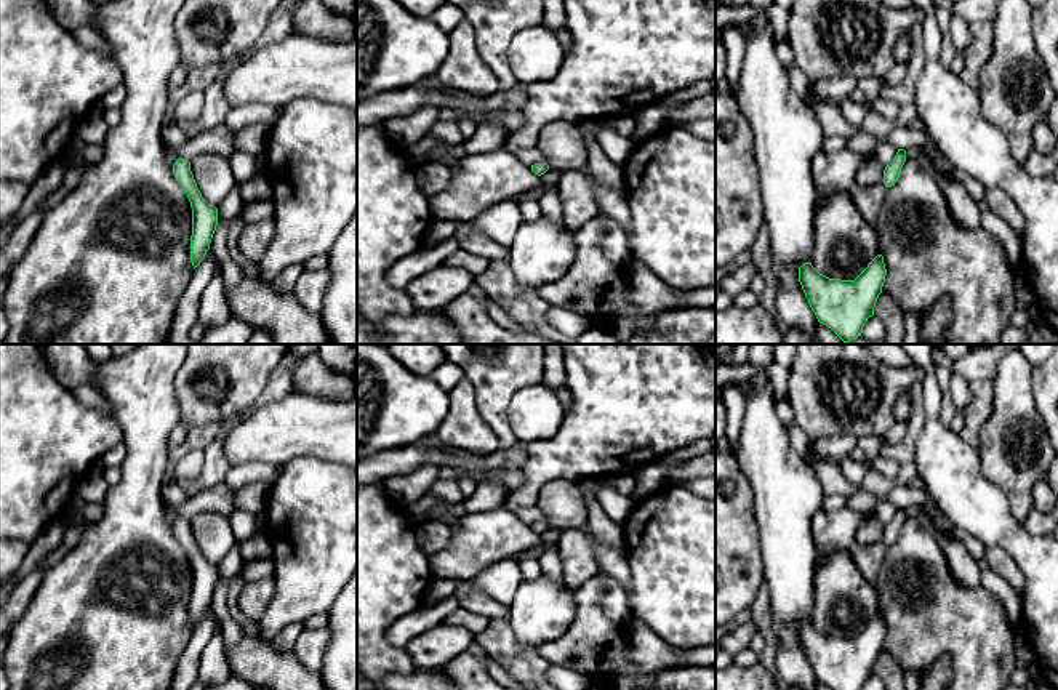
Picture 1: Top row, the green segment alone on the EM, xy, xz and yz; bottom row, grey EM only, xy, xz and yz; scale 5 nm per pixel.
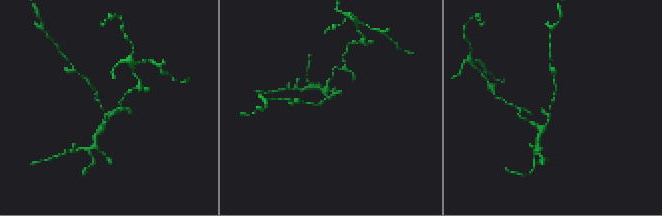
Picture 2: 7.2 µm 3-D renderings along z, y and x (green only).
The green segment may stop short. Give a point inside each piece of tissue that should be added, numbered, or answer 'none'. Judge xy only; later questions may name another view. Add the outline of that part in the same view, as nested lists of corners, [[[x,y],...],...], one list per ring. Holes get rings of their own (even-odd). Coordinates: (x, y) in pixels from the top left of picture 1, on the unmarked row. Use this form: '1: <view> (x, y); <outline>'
none

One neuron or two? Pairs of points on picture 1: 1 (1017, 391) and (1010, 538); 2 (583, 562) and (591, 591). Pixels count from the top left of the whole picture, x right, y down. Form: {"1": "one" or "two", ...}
{"1": "two", "2": "two"}

